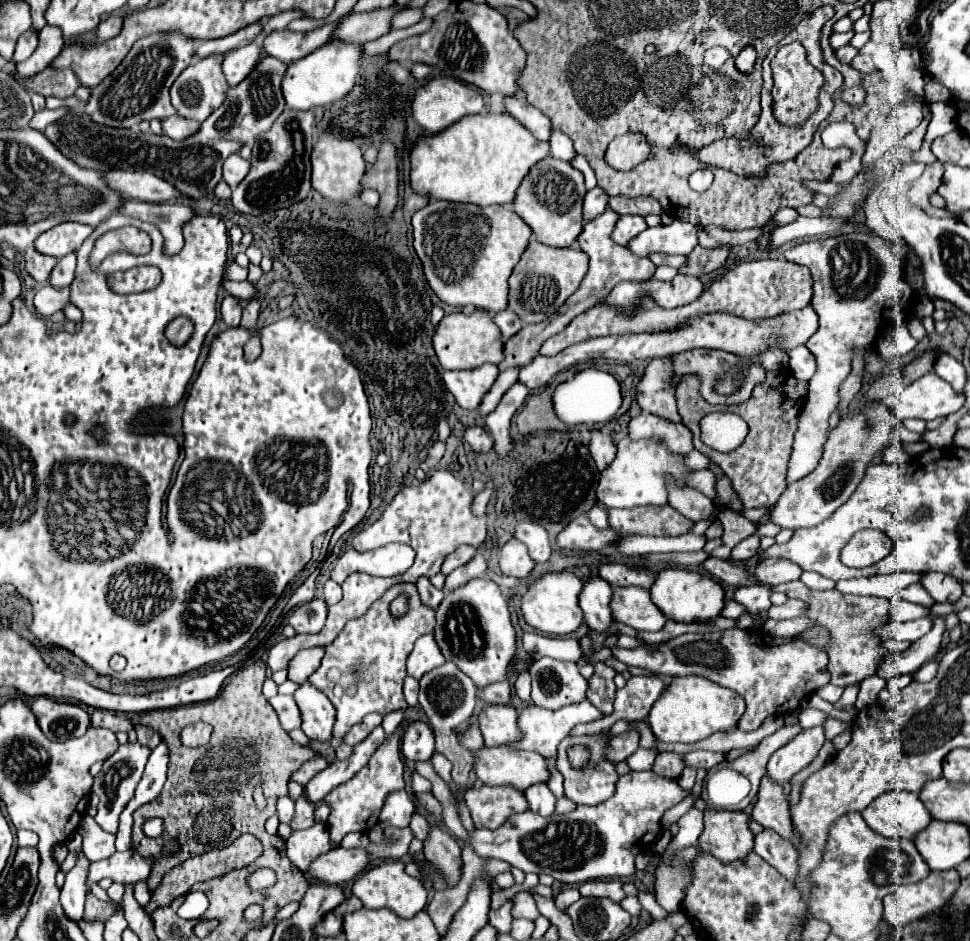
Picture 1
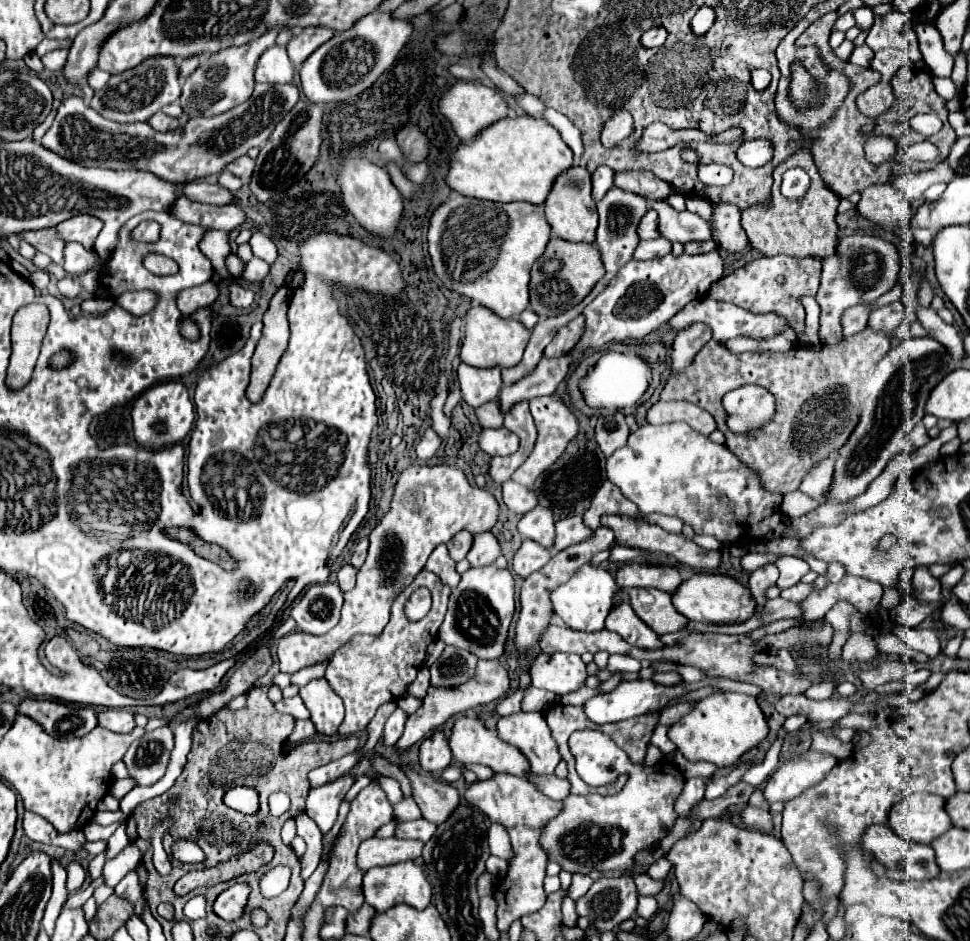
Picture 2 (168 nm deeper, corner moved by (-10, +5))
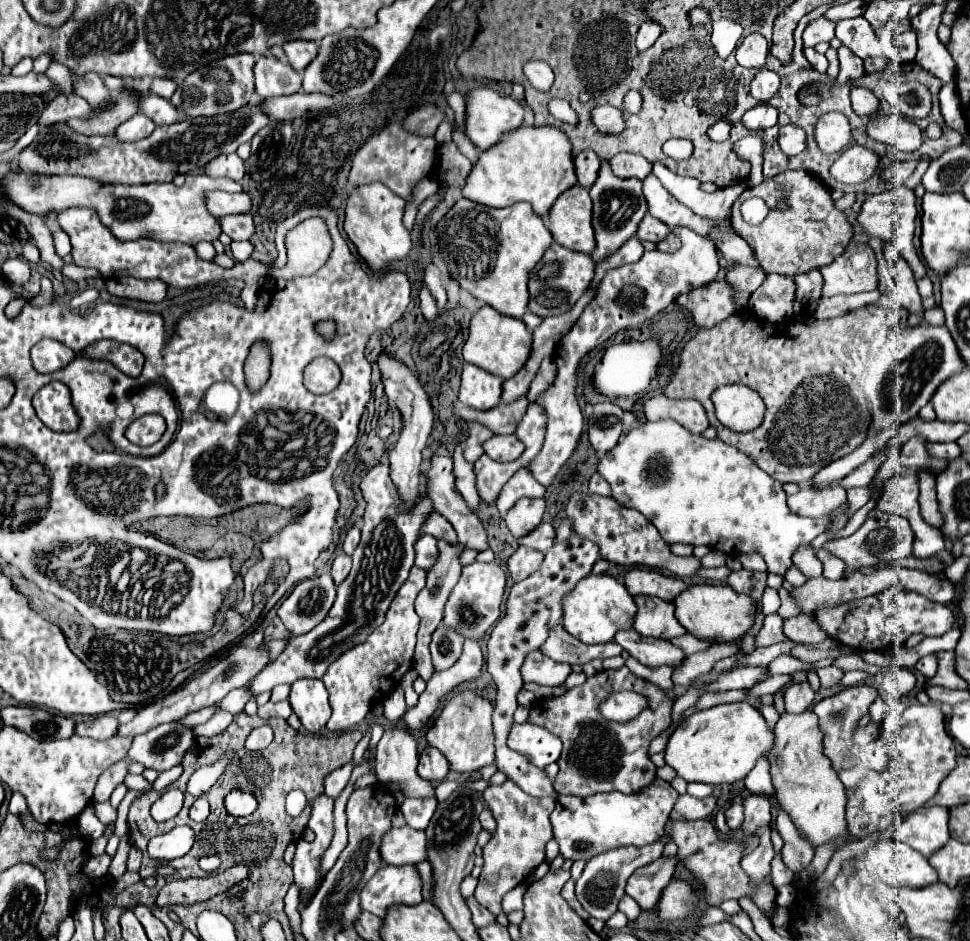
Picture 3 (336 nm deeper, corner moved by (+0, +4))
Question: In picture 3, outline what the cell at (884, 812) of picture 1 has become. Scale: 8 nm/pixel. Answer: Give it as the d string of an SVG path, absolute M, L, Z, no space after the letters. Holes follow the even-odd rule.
M932 805L908 813L904 821L896 827L894 839L920 851L924 857L930 857L950 839L948 807Z

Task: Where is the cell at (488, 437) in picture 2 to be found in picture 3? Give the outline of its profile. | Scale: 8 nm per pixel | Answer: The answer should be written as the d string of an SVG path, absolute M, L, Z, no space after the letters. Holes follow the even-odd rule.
M494 435L484 443L484 453L494 461L514 461L524 451L516 435Z

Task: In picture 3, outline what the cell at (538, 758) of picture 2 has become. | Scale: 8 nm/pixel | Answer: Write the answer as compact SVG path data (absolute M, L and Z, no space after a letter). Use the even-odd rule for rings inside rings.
M514 723L508 735L508 747L524 755L532 765L544 769L548 763L558 761L562 741L548 729L534 723Z

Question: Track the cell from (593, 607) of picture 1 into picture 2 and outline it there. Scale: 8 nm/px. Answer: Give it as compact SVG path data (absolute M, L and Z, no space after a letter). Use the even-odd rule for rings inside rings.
M616 598L616 606L606 618L606 628L612 632L618 632L628 644L638 646L642 650L658 650L664 648L666 644L658 638L654 630L650 630L626 604L622 598Z

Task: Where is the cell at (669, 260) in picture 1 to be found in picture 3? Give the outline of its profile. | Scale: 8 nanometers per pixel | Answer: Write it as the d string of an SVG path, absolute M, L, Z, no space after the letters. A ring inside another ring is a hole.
M632 237L632 239L628 239L618 251L616 251L616 255L612 255L612 259L606 259L604 263L600 263L600 265L596 265L596 277L594 277L594 287L598 287L598 283L600 283L600 279L604 277L604 273L608 271L608 269L614 269L614 267L620 267L620 265L624 265L624 263L632 263L632 261L638 261L640 257L642 257L642 253L644 253L644 247L642 247L642 243L640 243L640 239L638 237Z

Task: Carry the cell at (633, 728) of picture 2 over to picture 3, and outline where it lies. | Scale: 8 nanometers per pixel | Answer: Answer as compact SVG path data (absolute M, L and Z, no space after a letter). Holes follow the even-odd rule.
M620 667L616 671L608 671L608 675L606 671L600 671L588 677L584 685L570 689L562 697L536 701L530 709L528 721L546 727L562 739L564 749L558 759L560 771L554 779L556 793L588 797L594 793L608 793L612 789L636 791L656 777L656 765L648 757L648 745L670 725L670 709L672 703L664 699L664 693L656 685L636 677L628 671L628 667ZM622 689L646 695L650 699L648 707L634 721L628 723L612 723L602 719L596 711L598 703L606 699L610 691Z

